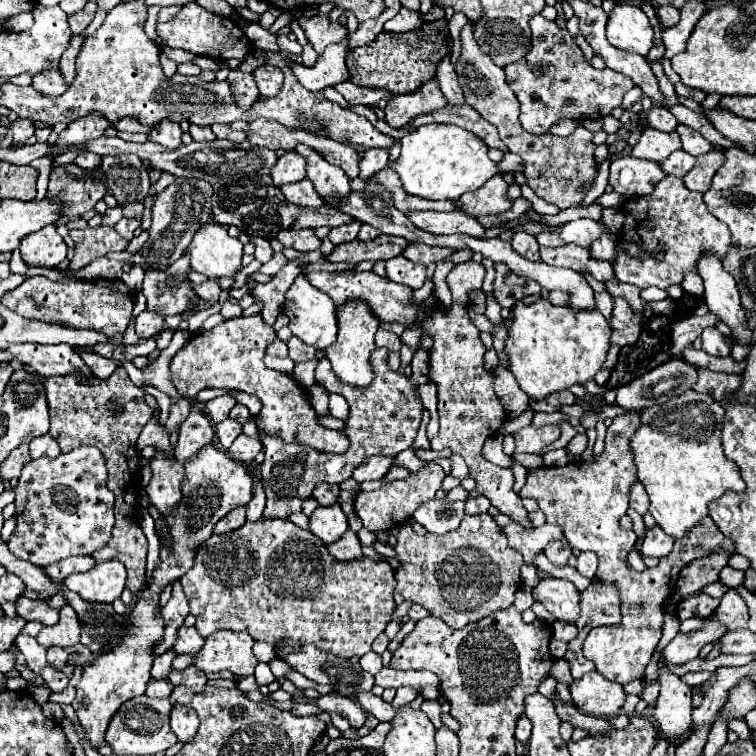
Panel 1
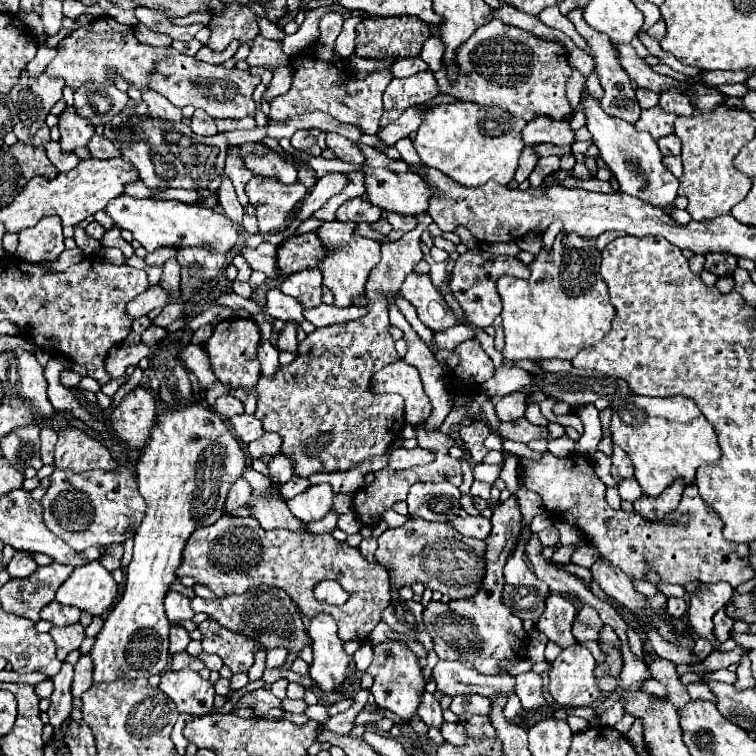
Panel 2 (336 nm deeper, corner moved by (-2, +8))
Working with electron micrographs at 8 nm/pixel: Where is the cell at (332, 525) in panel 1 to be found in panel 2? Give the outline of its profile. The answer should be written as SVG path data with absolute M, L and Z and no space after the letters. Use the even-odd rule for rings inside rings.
M320 483L320 485L310 485L308 491L288 499L286 503L294 517L298 517L304 523L310 523L322 519L330 511L332 497L334 497L332 487Z

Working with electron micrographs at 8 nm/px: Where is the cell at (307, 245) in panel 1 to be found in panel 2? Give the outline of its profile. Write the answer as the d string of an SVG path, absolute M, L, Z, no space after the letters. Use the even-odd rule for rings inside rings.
M252 175L244 191L248 195L250 205L256 209L260 233L278 233L280 229L286 229L294 207L308 193L308 189L300 181L284 185L274 177L256 175Z

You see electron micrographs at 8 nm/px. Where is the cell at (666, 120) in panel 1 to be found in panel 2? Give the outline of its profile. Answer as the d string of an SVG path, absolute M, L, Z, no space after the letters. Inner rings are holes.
M636 89L636 97L638 97L638 103L642 109L650 109L650 107L656 107L658 105L658 93L654 91L648 91L648 89Z

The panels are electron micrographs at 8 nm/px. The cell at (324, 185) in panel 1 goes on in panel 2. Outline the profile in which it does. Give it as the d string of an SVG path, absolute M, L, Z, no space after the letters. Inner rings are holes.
M330 11L330 13L322 15L322 19L318 21L320 37L312 47L308 47L296 55L298 65L294 67L292 87L288 93L284 93L282 97L276 97L270 103L270 119L286 121L288 117L302 115L306 111L322 111L342 123L360 127L366 135L378 133L378 129L380 129L378 121L382 115L382 91L392 81L392 71L390 71L390 67L376 69L374 73L366 75L364 79L354 79L346 71L346 63L342 61L342 57L336 55L336 51L334 51L336 37L342 31L342 23L344 23L344 17L340 13Z

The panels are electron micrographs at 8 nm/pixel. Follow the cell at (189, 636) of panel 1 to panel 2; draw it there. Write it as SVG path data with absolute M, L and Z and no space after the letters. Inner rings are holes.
M168 591L166 593L164 607L166 607L166 615L172 623L180 621L180 619L192 619L194 617L194 611L190 607L190 597L186 597L178 591Z

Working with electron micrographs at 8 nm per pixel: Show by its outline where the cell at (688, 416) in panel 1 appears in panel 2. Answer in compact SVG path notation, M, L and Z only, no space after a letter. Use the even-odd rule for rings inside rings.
M630 395L610 403L612 441L622 447L634 463L634 475L642 491L658 497L674 479L684 477L690 485L702 463L718 461L722 451L716 433L690 397L642 397Z

